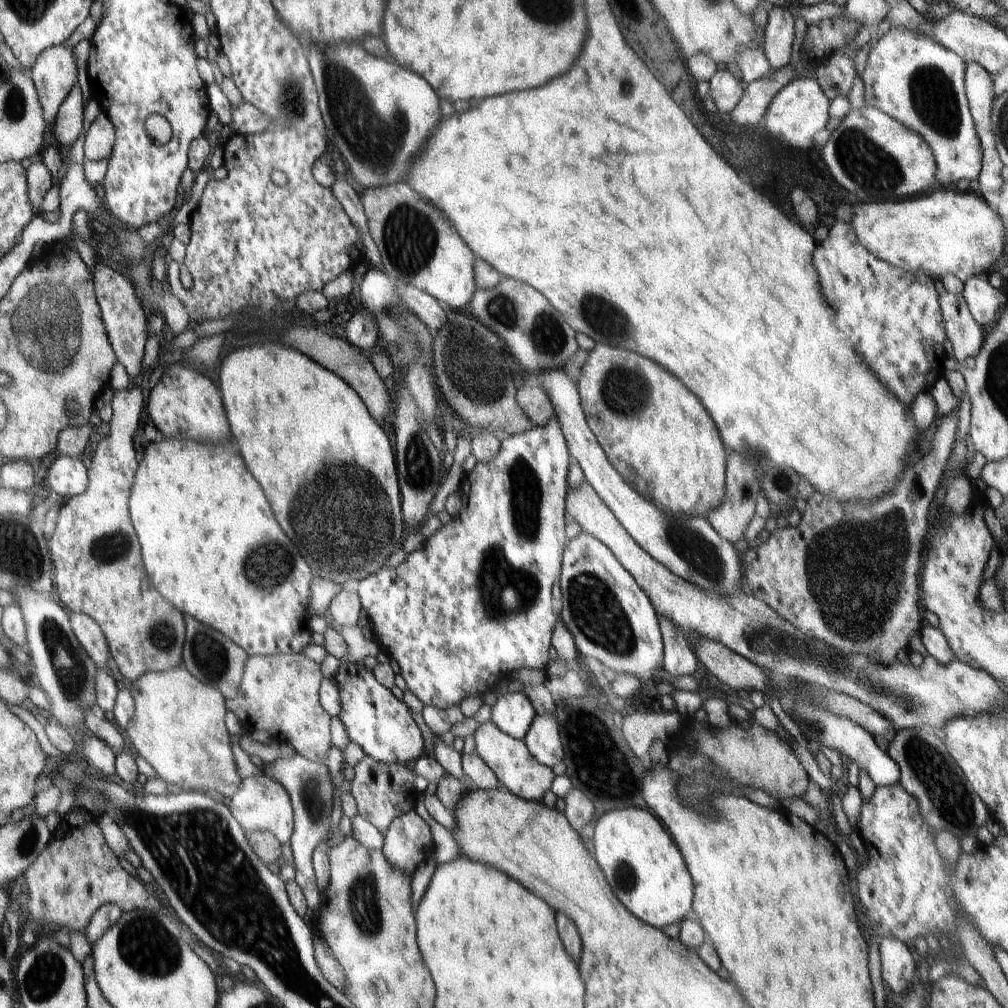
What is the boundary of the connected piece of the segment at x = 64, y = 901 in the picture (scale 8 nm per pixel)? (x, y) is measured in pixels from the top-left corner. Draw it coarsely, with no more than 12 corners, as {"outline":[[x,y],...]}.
{"outline":[[72,808],[24,873],[29,918],[85,934],[111,902],[160,908]]}

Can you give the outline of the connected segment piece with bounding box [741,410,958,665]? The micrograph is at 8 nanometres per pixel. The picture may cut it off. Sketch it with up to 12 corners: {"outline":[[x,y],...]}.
{"outline":[[958,410],[874,504],[815,491],[741,555],[806,636],[890,664],[921,630]]}

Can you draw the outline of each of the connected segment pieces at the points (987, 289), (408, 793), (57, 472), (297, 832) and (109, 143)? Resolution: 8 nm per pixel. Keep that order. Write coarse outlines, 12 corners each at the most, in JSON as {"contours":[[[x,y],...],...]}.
{"contours":[[[983,276],[963,282],[963,297],[980,326],[992,326],[1007,296]],[[412,764],[354,767],[357,814],[383,835],[395,818],[414,811]],[[56,455],[46,477],[65,500],[86,492],[81,458]],[[300,753],[263,772],[293,808],[293,879],[314,931],[321,903],[312,852],[331,828],[334,784],[327,762]],[[102,110],[84,138],[85,158],[110,158],[115,126]]]}

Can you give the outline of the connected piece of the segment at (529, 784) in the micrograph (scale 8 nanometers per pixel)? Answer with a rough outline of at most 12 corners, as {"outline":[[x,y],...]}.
{"outline":[[491,720],[474,733],[476,752],[502,786],[542,801],[554,772],[523,740]]}

